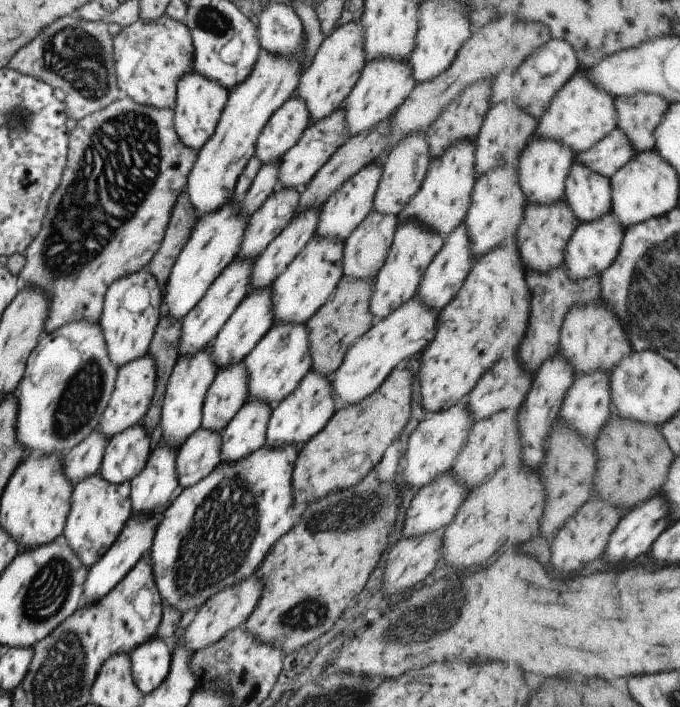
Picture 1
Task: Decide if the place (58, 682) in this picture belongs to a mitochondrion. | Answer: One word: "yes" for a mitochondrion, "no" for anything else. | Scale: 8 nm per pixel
yes

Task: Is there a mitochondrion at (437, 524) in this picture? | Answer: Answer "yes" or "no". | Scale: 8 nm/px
no

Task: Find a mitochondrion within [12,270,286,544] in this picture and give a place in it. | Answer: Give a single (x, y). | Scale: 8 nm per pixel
(80, 400)

